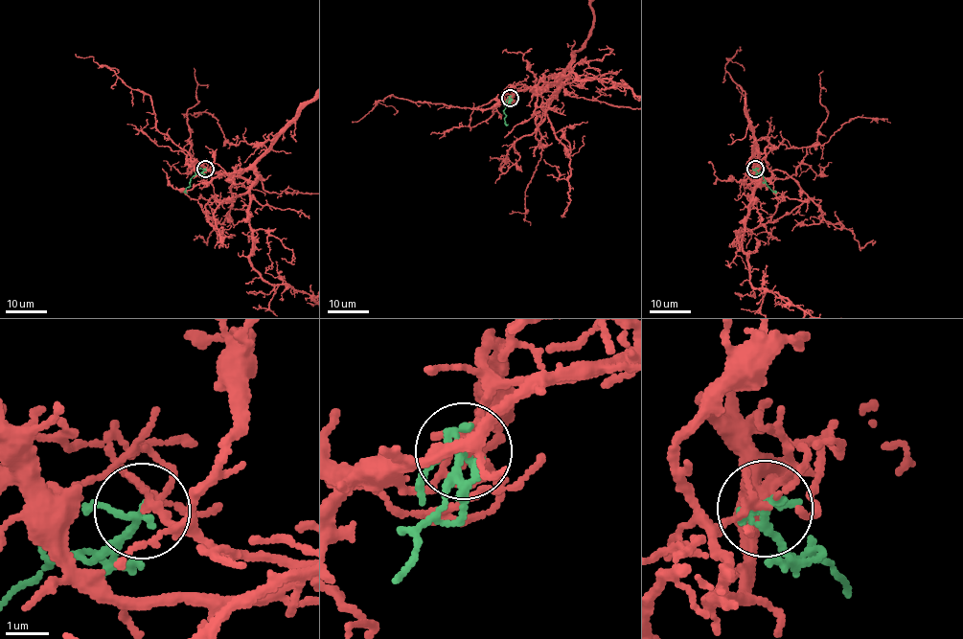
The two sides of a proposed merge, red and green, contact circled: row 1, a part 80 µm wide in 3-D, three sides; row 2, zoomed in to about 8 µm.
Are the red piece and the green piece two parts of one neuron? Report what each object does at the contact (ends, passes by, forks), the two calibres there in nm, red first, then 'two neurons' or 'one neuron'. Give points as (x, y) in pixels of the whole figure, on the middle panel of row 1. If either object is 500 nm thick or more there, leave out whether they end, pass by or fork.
red passes by; green passes by; calibres 150 and 140 nm; one neuron

